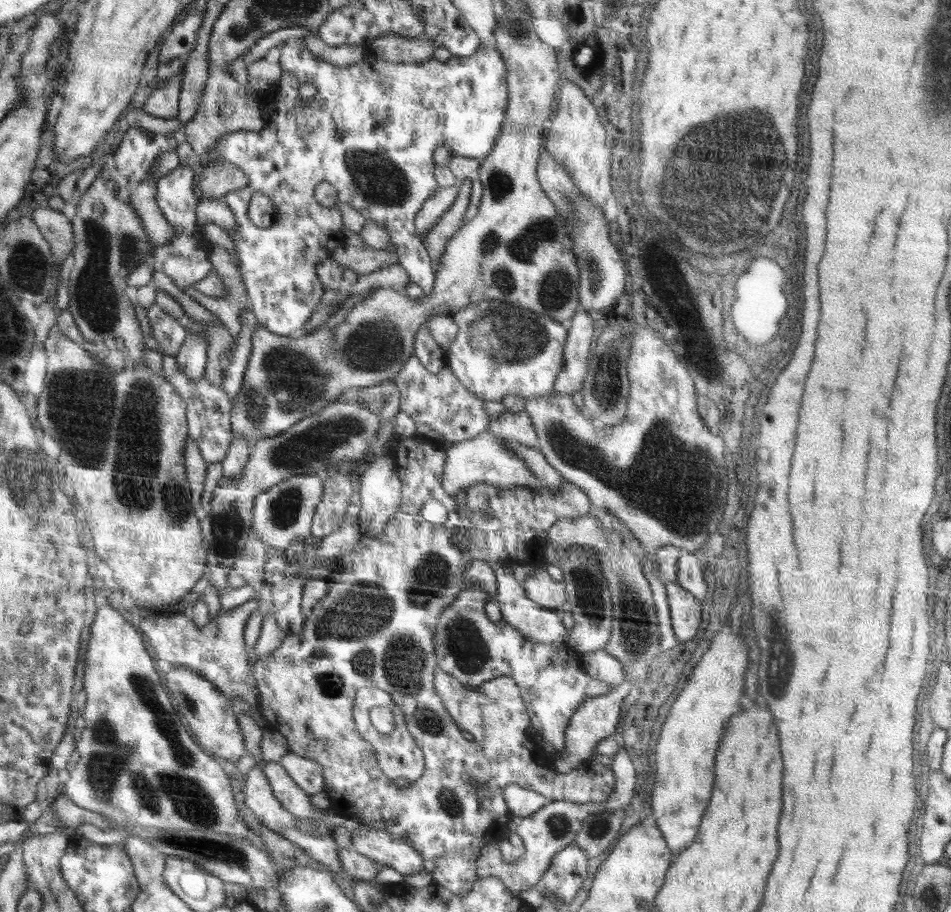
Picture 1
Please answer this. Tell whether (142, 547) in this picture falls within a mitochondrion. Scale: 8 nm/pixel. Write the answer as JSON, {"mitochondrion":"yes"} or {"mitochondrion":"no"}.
{"mitochondrion":"no"}

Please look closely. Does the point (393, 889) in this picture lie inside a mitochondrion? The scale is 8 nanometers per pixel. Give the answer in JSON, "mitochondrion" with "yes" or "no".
{"mitochondrion":"no"}

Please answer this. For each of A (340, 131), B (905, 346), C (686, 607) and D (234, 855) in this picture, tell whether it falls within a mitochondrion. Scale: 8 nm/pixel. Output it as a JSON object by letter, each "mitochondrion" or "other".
{"A":"mitochondrion","B":"other","C":"other","D":"mitochondrion"}

